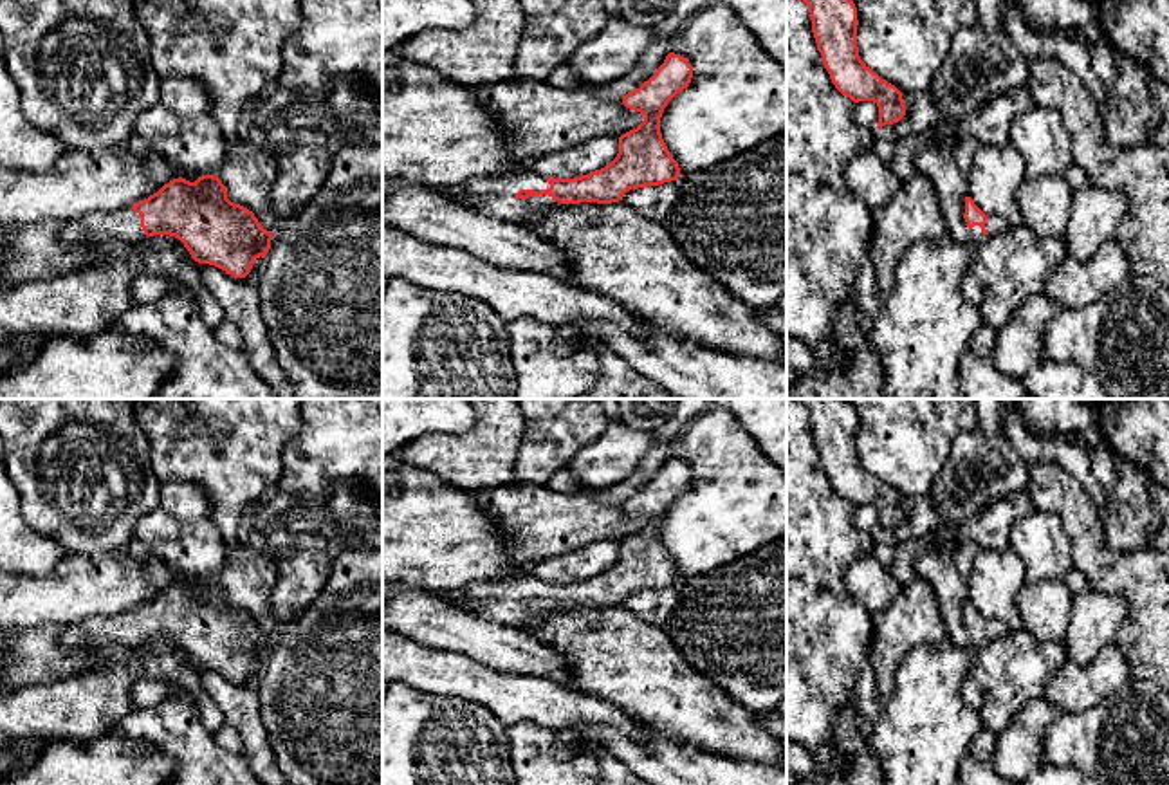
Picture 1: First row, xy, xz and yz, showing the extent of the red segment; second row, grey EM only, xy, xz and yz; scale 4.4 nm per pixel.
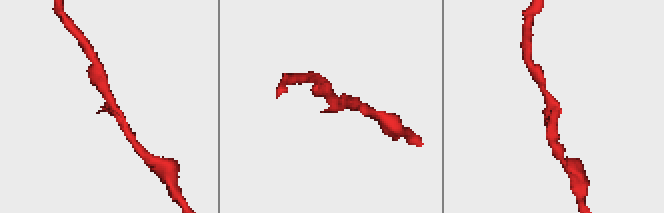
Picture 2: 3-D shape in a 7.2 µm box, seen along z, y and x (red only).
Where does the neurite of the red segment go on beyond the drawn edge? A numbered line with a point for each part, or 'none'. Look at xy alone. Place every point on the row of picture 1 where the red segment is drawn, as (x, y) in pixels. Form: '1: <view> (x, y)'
1: xy (125, 224)

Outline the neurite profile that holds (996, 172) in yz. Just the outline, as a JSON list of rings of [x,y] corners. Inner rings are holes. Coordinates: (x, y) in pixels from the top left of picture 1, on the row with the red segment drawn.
[[[1008,143],[1003,146],[980,144],[965,177],[967,197],[985,215],[998,215],[1010,226],[1019,226],[1023,217],[1016,195],[1025,180],[1025,159],[1014,146]]]

